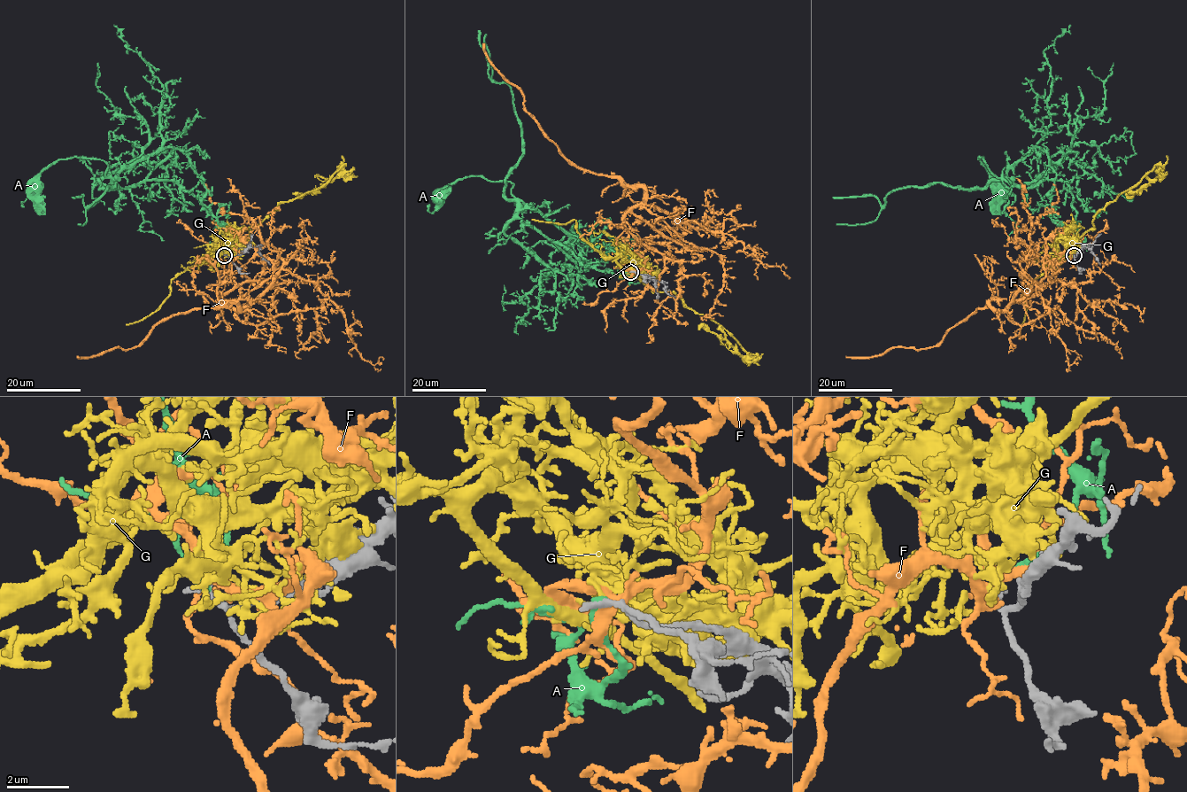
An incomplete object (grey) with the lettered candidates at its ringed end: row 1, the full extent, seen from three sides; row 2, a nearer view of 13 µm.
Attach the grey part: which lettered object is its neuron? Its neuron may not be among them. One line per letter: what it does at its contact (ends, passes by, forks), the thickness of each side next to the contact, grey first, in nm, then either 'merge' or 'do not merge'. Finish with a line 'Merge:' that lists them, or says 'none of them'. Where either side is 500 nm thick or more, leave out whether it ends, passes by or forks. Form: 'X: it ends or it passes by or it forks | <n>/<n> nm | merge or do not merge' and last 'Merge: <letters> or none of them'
A: it ends | 240/190 nm | do not merge
F: it forks | 240/320 nm | do not merge
G: it passes by | 220/80 nm | do not merge
Merge: none of them

